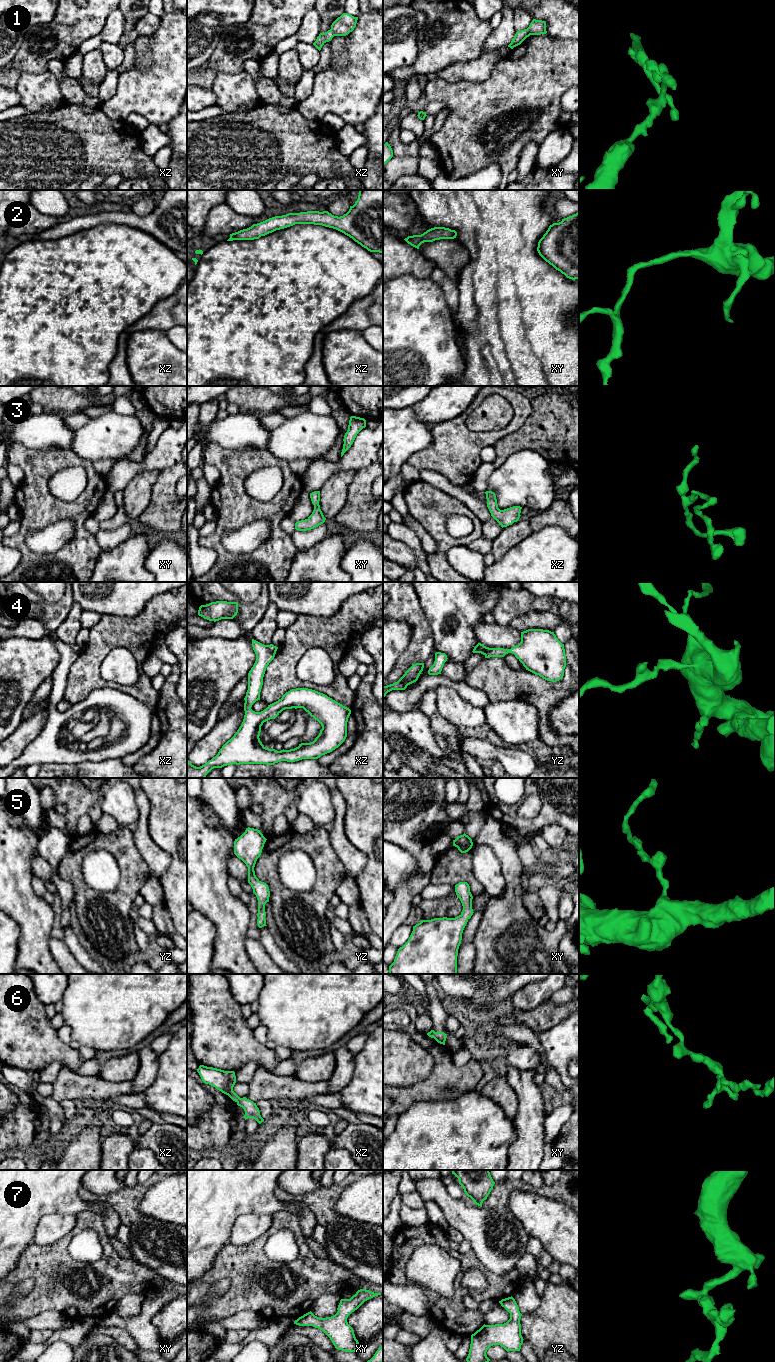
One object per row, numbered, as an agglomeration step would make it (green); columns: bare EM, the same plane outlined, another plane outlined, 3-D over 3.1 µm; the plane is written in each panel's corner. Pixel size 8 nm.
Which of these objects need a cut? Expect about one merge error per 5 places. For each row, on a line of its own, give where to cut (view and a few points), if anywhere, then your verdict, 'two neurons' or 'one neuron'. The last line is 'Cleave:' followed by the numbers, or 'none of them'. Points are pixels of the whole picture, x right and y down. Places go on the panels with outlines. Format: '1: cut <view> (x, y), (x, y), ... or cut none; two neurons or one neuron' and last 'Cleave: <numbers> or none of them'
1: cut xz (330, 29), (335, 35); two neurons
2: cut none; one neuron
3: cut none; one neuron
4: cut none; one neuron
5: cut none; one neuron
6: cut none; one neuron
7: cut none; one neuron
Cleave: 1

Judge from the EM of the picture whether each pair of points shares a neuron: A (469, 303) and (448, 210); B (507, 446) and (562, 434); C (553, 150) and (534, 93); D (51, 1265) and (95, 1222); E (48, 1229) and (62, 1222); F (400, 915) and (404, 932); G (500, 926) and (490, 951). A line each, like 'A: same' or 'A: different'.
A: same
B: same
C: different
D: same
E: same
F: different
G: same

